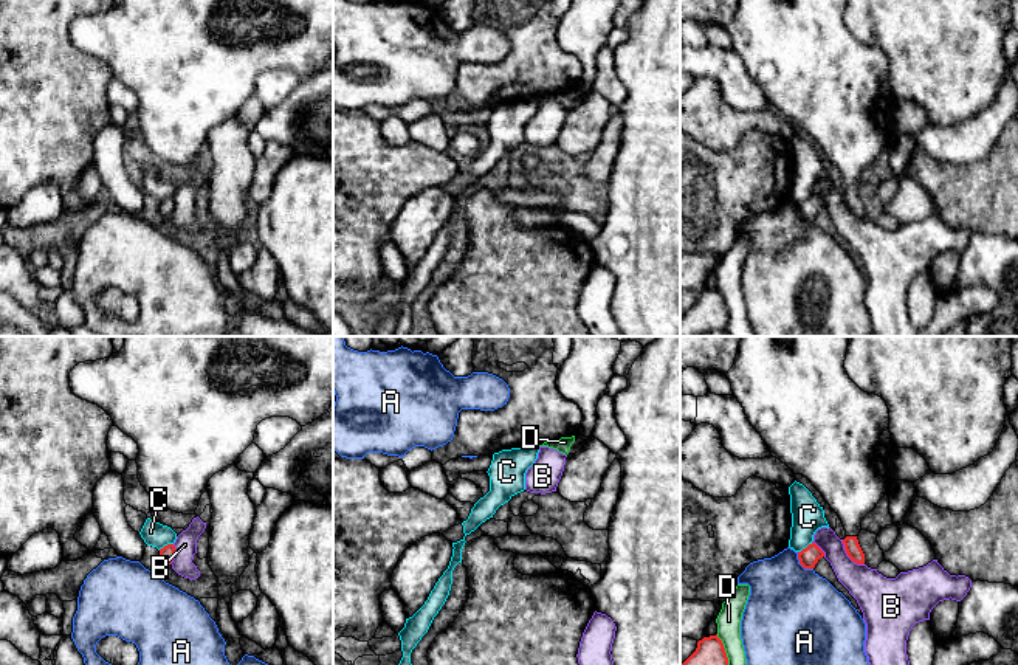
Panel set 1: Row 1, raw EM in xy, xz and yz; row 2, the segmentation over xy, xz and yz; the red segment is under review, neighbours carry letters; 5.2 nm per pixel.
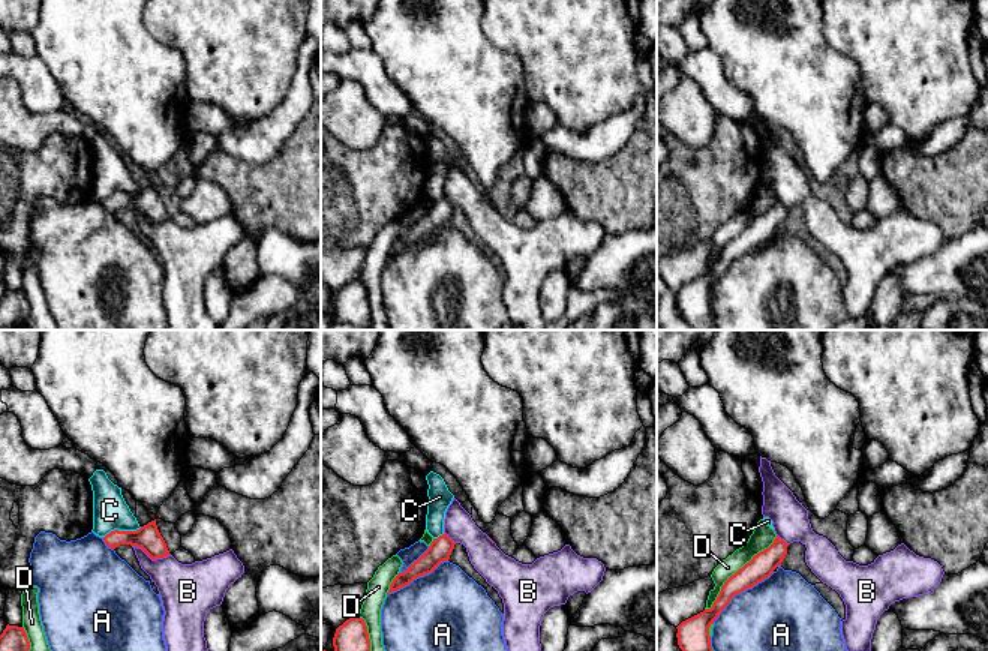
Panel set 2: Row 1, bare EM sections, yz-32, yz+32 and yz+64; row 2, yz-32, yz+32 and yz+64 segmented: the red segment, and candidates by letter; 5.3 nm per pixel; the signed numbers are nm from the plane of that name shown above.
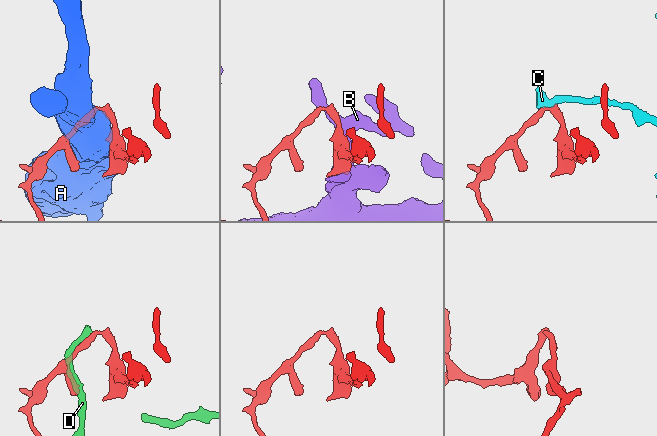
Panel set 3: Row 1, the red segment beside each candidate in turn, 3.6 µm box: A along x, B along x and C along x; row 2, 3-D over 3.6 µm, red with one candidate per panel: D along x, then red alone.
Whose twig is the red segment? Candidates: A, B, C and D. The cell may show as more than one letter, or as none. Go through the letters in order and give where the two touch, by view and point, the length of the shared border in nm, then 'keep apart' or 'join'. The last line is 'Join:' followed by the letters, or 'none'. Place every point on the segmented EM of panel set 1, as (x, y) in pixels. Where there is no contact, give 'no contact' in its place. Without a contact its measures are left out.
A: yz (801, 565) | 130 nm | keep apart
B: yz (848, 555) | 180 nm | keep apart
C: xy (165, 546) | 90 nm | keep apart
D: yz (724, 650) | 170 nm | keep apart
Join: none

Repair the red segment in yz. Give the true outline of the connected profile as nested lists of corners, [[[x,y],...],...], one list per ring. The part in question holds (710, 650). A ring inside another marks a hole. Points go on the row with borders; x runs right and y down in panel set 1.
[[[716,636],[697,642],[696,651],[682,665],[728,665],[722,640]]]

